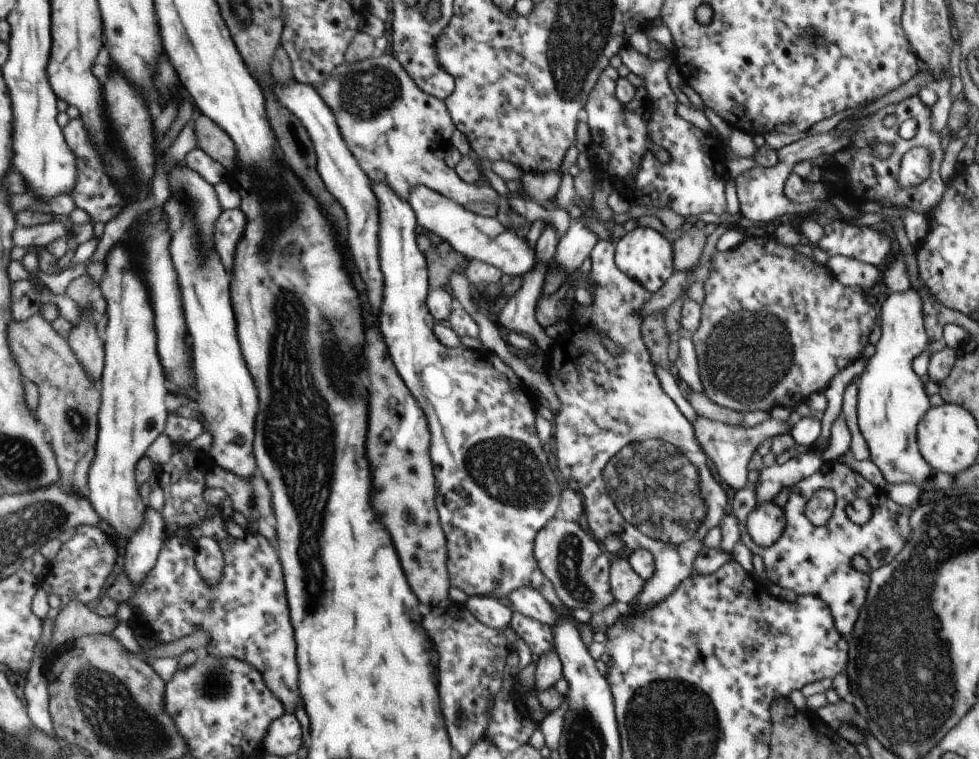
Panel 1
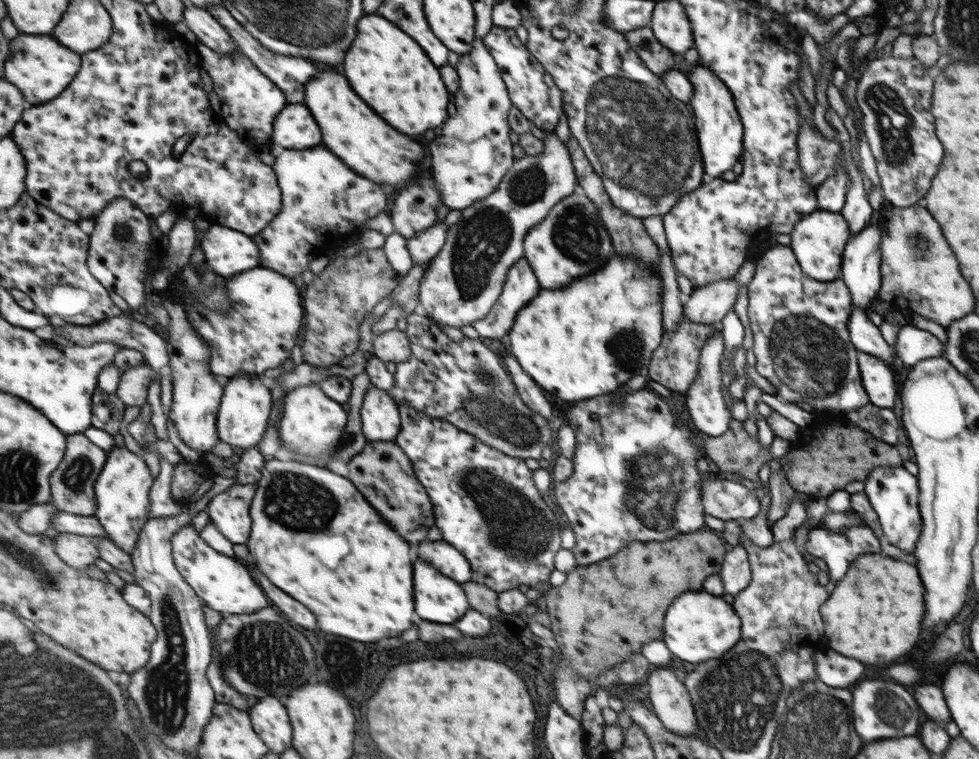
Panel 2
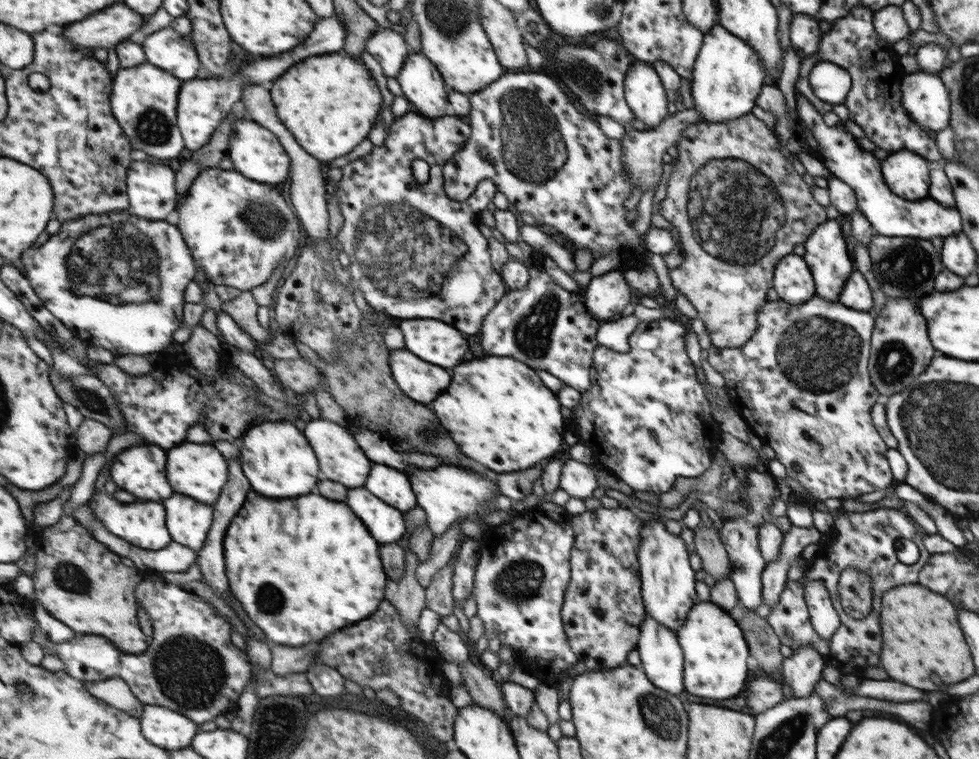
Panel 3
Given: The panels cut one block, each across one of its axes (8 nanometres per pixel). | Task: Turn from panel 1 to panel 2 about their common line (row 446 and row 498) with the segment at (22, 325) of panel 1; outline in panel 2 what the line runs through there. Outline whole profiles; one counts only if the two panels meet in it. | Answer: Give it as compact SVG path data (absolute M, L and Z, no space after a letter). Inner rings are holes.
M75 434L69 436L69 450L65 454L63 464L57 472L53 472L53 504L65 512L79 514L79 516L95 516L97 514L97 480L101 478L101 472L105 470L105 464L109 460L109 452L101 446L97 446L89 436Z

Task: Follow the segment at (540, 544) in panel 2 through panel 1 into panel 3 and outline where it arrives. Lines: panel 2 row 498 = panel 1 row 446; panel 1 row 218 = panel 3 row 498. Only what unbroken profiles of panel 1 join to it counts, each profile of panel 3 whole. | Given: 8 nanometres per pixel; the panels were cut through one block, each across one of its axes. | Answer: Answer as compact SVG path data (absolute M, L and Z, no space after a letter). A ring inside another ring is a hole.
M373 464L373 476L369 476L369 484L363 488L399 512L409 512L417 506L417 496L411 488L409 476L385 464Z

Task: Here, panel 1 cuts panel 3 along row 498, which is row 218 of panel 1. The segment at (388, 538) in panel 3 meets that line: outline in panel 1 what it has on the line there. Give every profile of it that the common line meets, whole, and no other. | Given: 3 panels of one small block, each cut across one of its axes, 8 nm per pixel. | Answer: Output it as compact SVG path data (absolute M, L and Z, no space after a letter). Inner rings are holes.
M293 80L293 84L289 84L289 86L277 84L275 94L307 126L307 130L315 142L317 156L319 156L319 174L321 174L323 182L327 184L327 188L331 190L331 194L335 194L337 200L341 202L341 206L345 208L347 248L351 250L353 264L355 264L357 272L361 274L361 280L365 282L365 294L369 294L369 306L377 320L377 314L381 314L381 302L385 298L385 276L381 272L381 264L377 262L379 260L377 244L381 238L381 218L379 218L381 204L377 200L377 194L373 194L373 182L361 170L357 158L347 148L345 136L337 122L337 114L331 110L331 106L325 102L325 98L321 96L321 92L317 88L305 86L305 84L299 84L297 80Z

